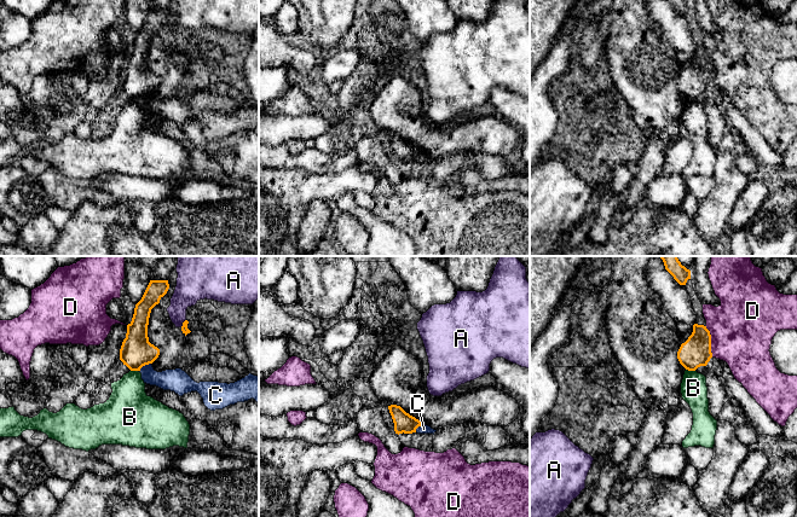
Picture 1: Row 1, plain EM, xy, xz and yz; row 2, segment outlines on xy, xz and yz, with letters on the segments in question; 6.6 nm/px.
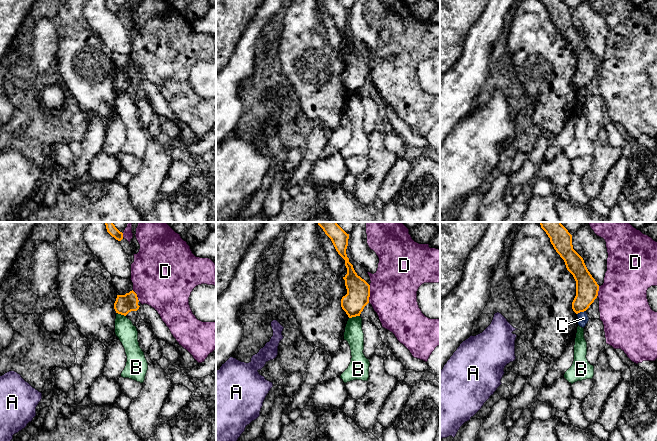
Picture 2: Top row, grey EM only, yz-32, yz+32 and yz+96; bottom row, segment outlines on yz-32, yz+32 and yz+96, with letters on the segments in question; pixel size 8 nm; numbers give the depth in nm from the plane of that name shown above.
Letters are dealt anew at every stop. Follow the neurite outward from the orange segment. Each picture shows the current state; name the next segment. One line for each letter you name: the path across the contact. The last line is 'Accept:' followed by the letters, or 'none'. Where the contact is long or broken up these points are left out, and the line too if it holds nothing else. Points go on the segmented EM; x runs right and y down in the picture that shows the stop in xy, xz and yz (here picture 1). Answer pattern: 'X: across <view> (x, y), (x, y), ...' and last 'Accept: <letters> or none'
Accept: none

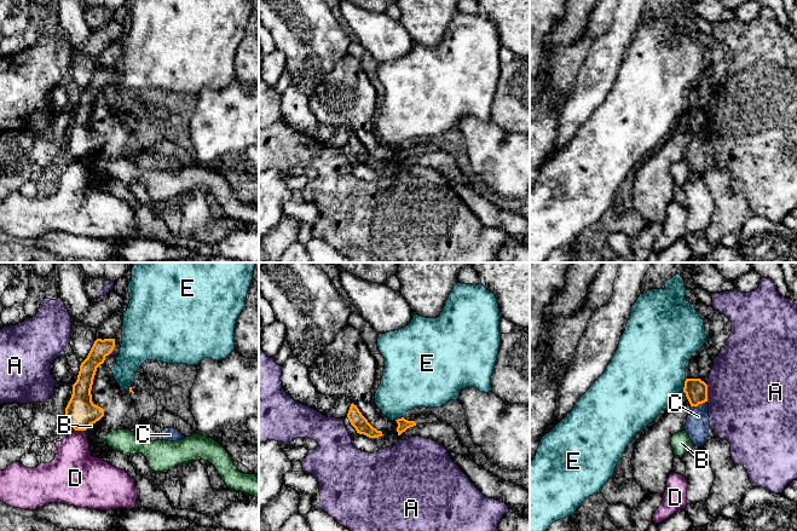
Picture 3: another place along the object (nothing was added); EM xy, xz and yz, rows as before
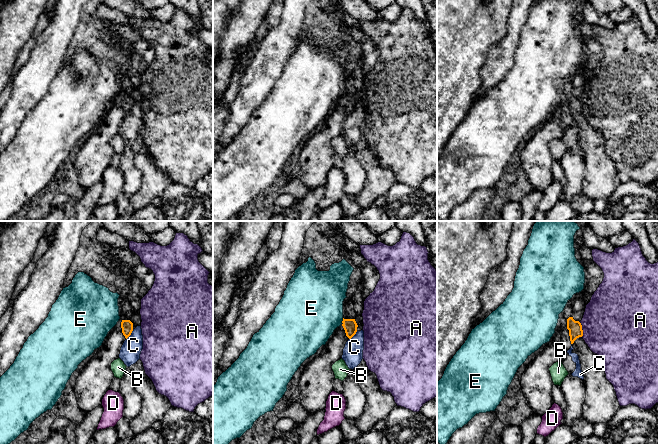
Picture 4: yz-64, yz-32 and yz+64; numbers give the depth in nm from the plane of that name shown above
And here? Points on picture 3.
Accept: none

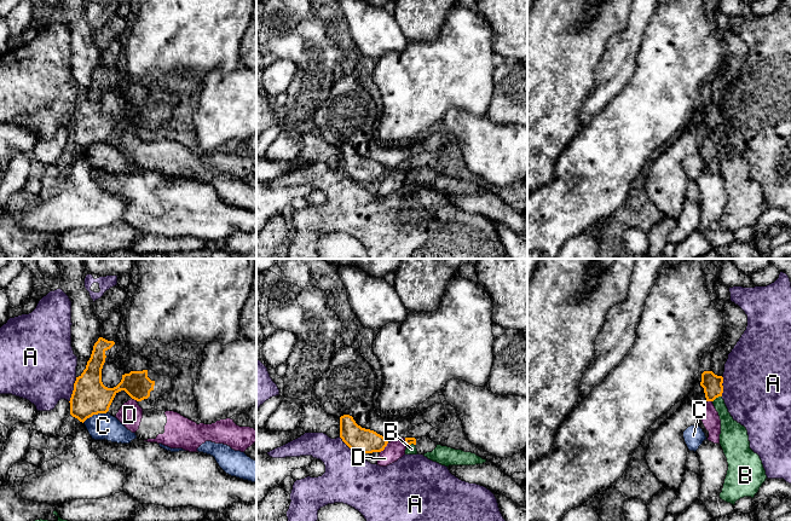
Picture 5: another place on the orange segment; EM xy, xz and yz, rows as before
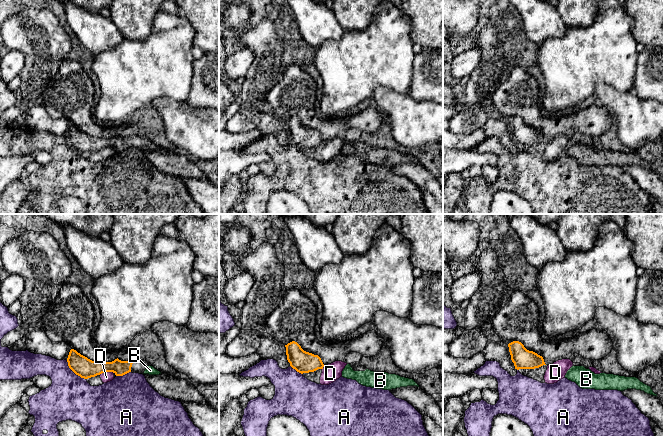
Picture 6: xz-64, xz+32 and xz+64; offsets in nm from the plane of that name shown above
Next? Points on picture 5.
B: across yz (711, 383), (716, 397), (731, 430)
Accept: B

